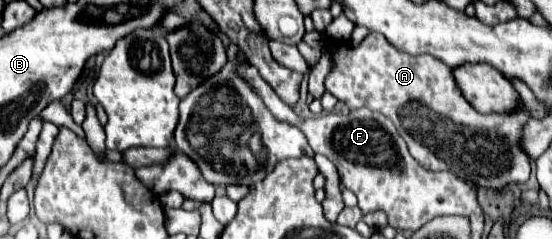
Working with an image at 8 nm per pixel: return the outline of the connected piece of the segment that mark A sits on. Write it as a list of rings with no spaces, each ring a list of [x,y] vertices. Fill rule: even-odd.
[[[368,33],[358,47],[348,47],[348,43],[332,43],[334,69],[326,77],[326,89],[348,109],[368,107],[380,111],[396,125],[398,133],[406,141],[412,157],[430,171],[452,171],[460,179],[466,179],[478,187],[486,189],[504,189],[508,185],[526,183],[530,177],[530,157],[522,149],[522,131],[528,119],[532,119],[530,109],[524,101],[518,103],[518,109],[510,113],[478,113],[458,91],[450,67],[432,55],[406,55],[404,51],[394,51],[382,33]],[[446,119],[458,125],[460,129],[470,131],[446,131]]]

